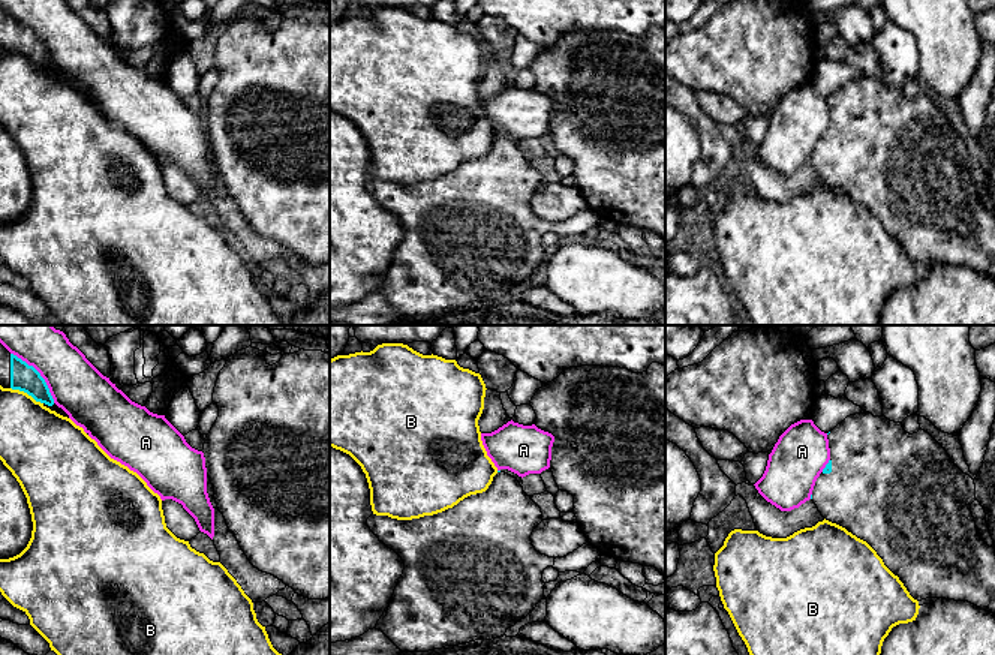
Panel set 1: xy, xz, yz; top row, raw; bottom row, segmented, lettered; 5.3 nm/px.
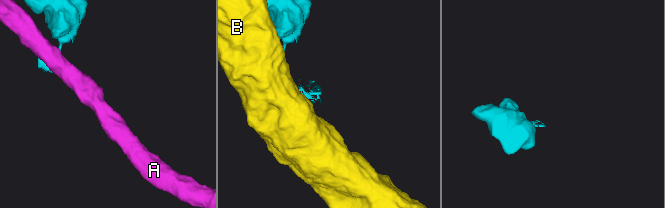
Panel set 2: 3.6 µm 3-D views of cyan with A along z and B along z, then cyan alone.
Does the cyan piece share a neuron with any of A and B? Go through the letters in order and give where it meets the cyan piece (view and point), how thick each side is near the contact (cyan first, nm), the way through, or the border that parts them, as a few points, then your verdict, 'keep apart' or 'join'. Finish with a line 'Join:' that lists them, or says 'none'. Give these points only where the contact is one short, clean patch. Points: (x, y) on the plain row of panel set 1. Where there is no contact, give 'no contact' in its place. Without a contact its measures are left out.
A: meets cyan in xy at (39, 38); 150 nm thick on the cyan side, 280 nm on the other; keep apart
B: meets cyan in xy at (27, 57); 150 nm thick on the cyan side, 360 nm on the other; keep apart
Join: none

